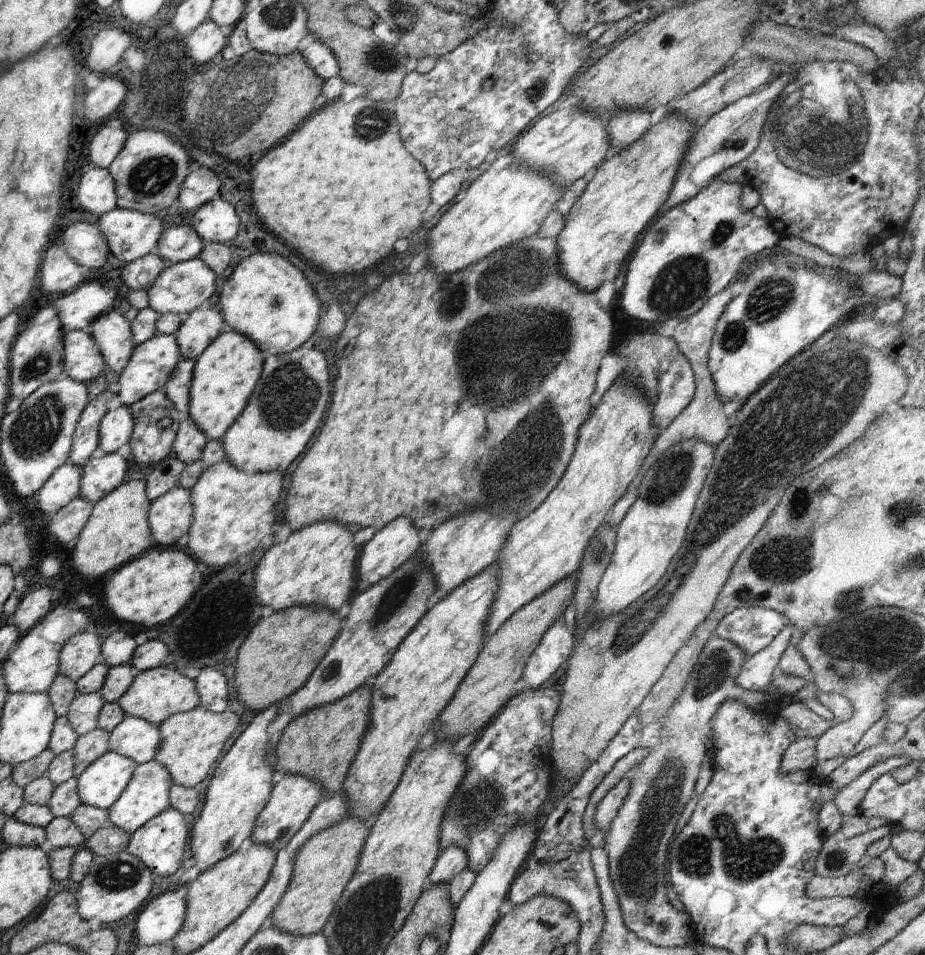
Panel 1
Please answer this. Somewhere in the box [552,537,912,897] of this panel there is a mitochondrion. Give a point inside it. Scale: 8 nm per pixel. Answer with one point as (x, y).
(742, 860)

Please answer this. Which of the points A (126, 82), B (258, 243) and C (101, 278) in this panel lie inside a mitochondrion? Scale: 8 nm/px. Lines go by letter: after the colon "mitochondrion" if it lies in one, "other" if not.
A: other
B: other
C: other

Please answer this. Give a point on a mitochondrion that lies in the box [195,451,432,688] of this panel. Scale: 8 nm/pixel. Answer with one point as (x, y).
(396, 596)

